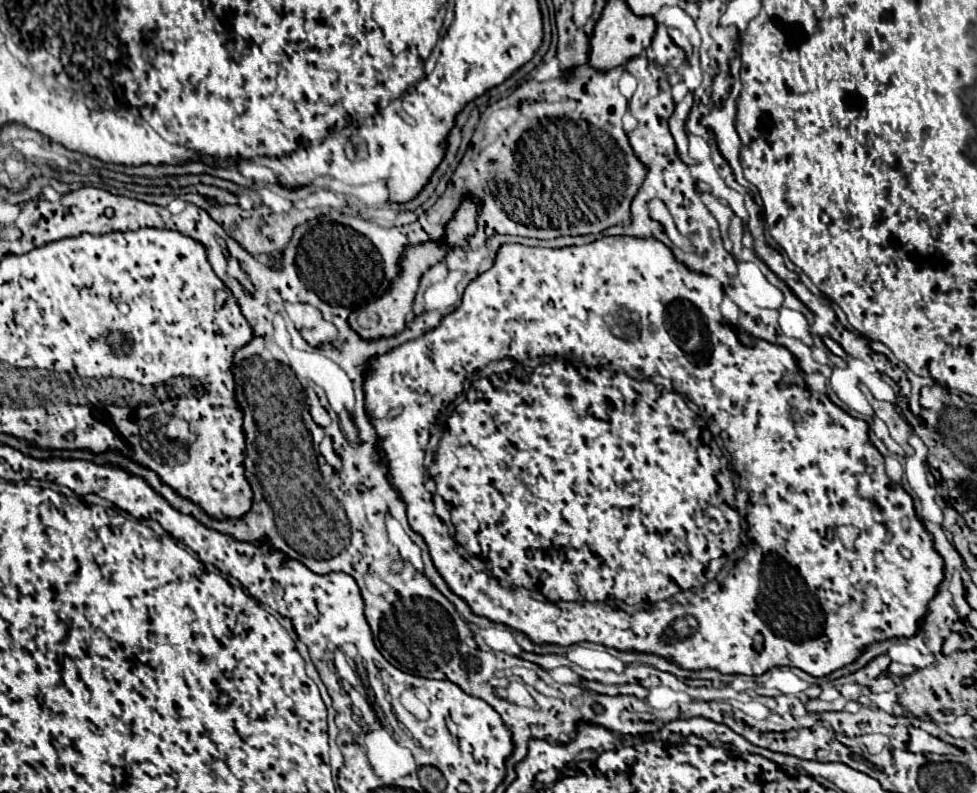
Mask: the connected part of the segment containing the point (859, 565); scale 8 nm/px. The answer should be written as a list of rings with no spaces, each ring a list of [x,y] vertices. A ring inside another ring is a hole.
[[[602,237],[602,239],[598,239],[598,241],[594,241],[594,243],[590,243],[590,245],[582,245],[582,247],[564,247],[564,249],[542,249],[542,247],[524,247],[524,245],[502,245],[502,247],[500,247],[500,251],[498,251],[498,255],[496,255],[496,261],[494,261],[494,265],[492,265],[492,269],[488,269],[488,271],[486,271],[486,273],[482,273],[482,275],[480,275],[480,277],[478,277],[478,279],[474,279],[474,281],[472,281],[472,283],[470,283],[470,285],[468,285],[468,287],[466,287],[466,291],[464,291],[464,297],[462,297],[462,305],[460,305],[460,307],[458,307],[458,309],[454,309],[454,311],[452,311],[452,313],[448,313],[448,315],[446,315],[446,317],[444,317],[444,319],[442,319],[442,323],[440,323],[440,325],[438,325],[438,327],[436,327],[436,329],[432,329],[432,331],[428,331],[428,333],[426,333],[426,335],[422,335],[422,337],[420,337],[420,339],[414,339],[414,341],[408,341],[408,343],[404,343],[404,345],[400,345],[400,347],[396,347],[396,349],[392,349],[392,351],[390,351],[390,353],[386,353],[386,355],[382,355],[382,357],[376,357],[376,359],[372,359],[372,363],[370,363],[370,365],[372,365],[372,371],[370,371],[370,373],[368,373],[368,375],[366,375],[366,383],[364,383],[364,393],[366,393],[366,411],[368,411],[368,415],[370,415],[370,419],[372,419],[372,423],[374,423],[374,427],[376,427],[376,431],[378,431],[378,435],[380,435],[380,441],[382,441],[382,443],[380,443],[380,449],[382,449],[382,451],[384,451],[384,453],[386,453],[386,459],[388,459],[388,463],[390,463],[390,477],[392,477],[392,483],[394,483],[394,487],[396,487],[396,489],[398,489],[398,491],[400,491],[400,495],[402,495],[402,499],[404,499],[404,501],[406,501],[406,507],[408,507],[408,521],[410,521],[410,527],[412,527],[412,529],[414,529],[414,531],[416,531],[416,533],[420,533],[420,535],[422,535],[422,537],[424,537],[424,541],[426,541],[426,543],[428,543],[428,549],[430,549],[430,555],[432,555],[432,561],[434,561],[434,565],[436,565],[436,569],[438,569],[438,573],[440,573],[440,575],[442,575],[442,577],[444,577],[444,581],[446,581],[446,583],[448,583],[448,587],[450,587],[450,589],[452,589],[452,591],[454,591],[454,593],[456,593],[456,595],[458,595],[458,597],[462,597],[462,599],[464,599],[464,601],[466,601],[466,603],[468,603],[468,605],[470,605],[470,609],[472,609],[472,611],[474,611],[474,613],[476,613],[476,615],[482,615],[482,617],[486,617],[486,619],[490,619],[490,621],[496,621],[496,623],[504,623],[504,625],[508,625],[508,627],[512,627],[512,629],[516,629],[516,631],[522,631],[522,633],[526,633],[526,635],[528,635],[528,637],[530,637],[530,639],[532,639],[532,641],[534,641],[534,643],[556,643],[556,645],[574,645],[574,643],[580,643],[580,641],[592,641],[592,643],[602,643],[602,645],[606,645],[606,647],[614,647],[614,649],[618,649],[618,651],[642,651],[642,653],[656,653],[656,655],[662,655],[662,657],[666,657],[666,659],[672,659],[672,661],[676,661],[676,663],[678,663],[678,665],[680,665],[680,667],[684,667],[684,669],[692,669],[692,671],[700,671],[700,669],[706,669],[706,667],[710,667],[710,669],[718,669],[718,671],[722,671],[722,673],[726,673],[726,675],[734,675],[734,673],[742,673],[742,675],[762,675],[762,673],[764,673],[764,671],[768,671],[768,669],[772,669],[772,667],[776,667],[776,665],[790,665],[790,667],[798,667],[798,669],[802,669],[802,671],[806,671],[806,673],[810,673],[810,675],[814,675],[814,677],[824,677],[824,675],[828,675],[828,673],[832,673],[832,671],[834,671],[834,669],[840,669],[840,667],[844,667],[844,665],[848,665],[848,663],[852,663],[852,661],[854,661],[854,659],[856,659],[856,657],[858,657],[858,655],[860,655],[860,651],[862,651],[862,649],[864,649],[864,647],[866,647],[866,645],[870,645],[870,643],[874,643],[874,641],[884,641],[884,639],[892,639],[892,637],[912,637],[912,635],[916,635],[916,633],[918,633],[918,621],[920,621],[920,619],[922,619],[922,617],[924,617],[924,615],[926,615],[926,611],[924,611],[924,607],[926,607],[926,605],[928,605],[928,599],[932,599],[932,595],[936,595],[936,587],[938,587],[938,583],[940,583],[940,579],[942,579],[942,569],[944,569],[944,561],[942,561],[942,559],[940,559],[940,555],[936,555],[936,551],[932,551],[932,537],[930,537],[930,535],[928,535],[928,531],[924,531],[924,525],[922,525],[922,523],[920,523],[920,521],[918,521],[918,517],[916,517],[916,513],[914,513],[914,505],[912,505],[912,497],[910,497],[910,495],[908,495],[908,493],[906,493],[906,491],[904,491],[904,489],[902,489],[902,485],[896,485],[896,483],[894,483],[894,481],[892,481],[892,479],[890,479],[890,477],[888,477],[888,475],[886,475],[886,471],[884,471],[884,457],[882,457],[882,455],[880,455],[880,453],[878,453],[878,449],[876,449],[876,447],[874,447],[874,445],[872,445],[872,443],[870,443],[870,441],[868,441],[868,425],[866,425],[866,421],[862,421],[862,419],[854,419],[854,417],[850,417],[850,415],[848,415],[848,413],[846,413],[846,411],[842,411],[842,409],[840,409],[840,407],[838,407],[838,405],[834,405],[834,403],[832,403],[832,401],[830,401],[830,399],[828,399],[828,395],[822,395],[822,393],[812,393],[812,391],[810,391],[810,389],[808,389],[808,387],[806,387],[806,385],[794,385],[794,381],[802,381],[802,379],[804,379],[804,373],[802,373],[802,371],[800,371],[800,367],[798,367],[798,365],[796,365],[796,361],[794,361],[794,357],[792,357],[792,353],[790,353],[790,351],[788,351],[788,349],[786,349],[786,347],[782,347],[782,345],[772,345],[772,343],[768,343],[768,341],[762,341],[762,339],[756,339],[756,337],[752,337],[752,335],[750,335],[750,333],[746,333],[746,331],[744,331],[744,329],[740,329],[740,327],[736,327],[736,325],[732,325],[732,323],[726,323],[726,321],[724,321],[724,317],[722,317],[722,313],[720,313],[720,303],[722,303],[722,299],[724,299],[724,293],[722,293],[722,287],[720,287],[720,281],[718,281],[718,279],[714,279],[714,277],[708,277],[708,275],[692,275],[692,271],[688,271],[688,269],[686,269],[686,267],[684,267],[684,265],[682,265],[682,263],[676,263],[676,259],[672,259],[672,251],[670,251],[670,249],[668,249],[668,247],[666,247],[666,245],[664,245],[664,243],[656,243],[656,239],[632,239],[632,237]],[[504,357],[508,357],[508,359],[512,359],[512,361],[516,361],[516,363],[518,363],[518,365],[524,365],[524,367],[526,367],[526,365],[530,365],[530,363],[532,363],[532,361],[536,361],[536,359],[544,359],[544,357],[558,357],[558,359],[566,359],[566,357],[574,357],[574,359],[578,359],[578,361],[580,361],[580,363],[576,363],[576,367],[564,367],[564,363],[556,363],[556,361],[552,361],[552,363],[548,363],[548,365],[538,365],[538,367],[536,367],[536,371],[524,371],[524,375],[514,375],[514,373],[516,373],[516,369],[514,369],[514,371],[512,371],[512,373],[508,373],[508,375],[492,375],[492,377],[490,377],[490,379],[478,379],[478,381],[474,381],[474,383],[472,383],[472,387],[470,387],[470,391],[468,391],[468,393],[466,393],[466,401],[462,401],[462,403],[460,403],[460,405],[458,405],[458,407],[456,407],[456,411],[454,411],[454,413],[452,413],[452,415],[450,415],[450,417],[448,417],[448,421],[446,421],[446,429],[444,429],[444,433],[442,433],[442,441],[440,441],[440,447],[438,447],[438,442],[439,442],[439,439],[440,439],[440,433],[437,433],[437,434],[433,434],[433,435],[432,435],[432,433],[434,433],[434,431],[436,431],[436,427],[438,427],[438,425],[440,425],[440,423],[442,423],[442,417],[444,417],[444,411],[446,411],[446,405],[448,405],[448,403],[450,403],[450,401],[454,401],[454,399],[456,399],[456,397],[458,397],[458,395],[460,395],[460,393],[462,393],[462,389],[464,389],[464,381],[466,381],[466,379],[468,379],[468,377],[470,377],[470,375],[474,375],[474,373],[478,373],[478,369],[482,369],[482,367],[484,367],[484,365],[488,365],[488,363],[492,363],[492,361],[498,361],[498,359],[504,359]],[[594,367],[614,367],[614,369],[618,369],[618,371],[624,371],[624,373],[626,373],[626,375],[612,375],[612,373],[606,373],[606,371],[604,371],[604,369],[594,369]],[[628,377],[642,377],[642,379],[653,379],[653,380],[652,380],[652,382],[653,382],[653,384],[654,384],[654,385],[652,385],[652,383],[648,383],[648,381],[634,381],[634,379],[628,379]],[[663,378],[664,378],[664,379],[668,379],[668,381],[666,381],[666,385],[663,385],[663,384],[661,384],[661,382],[658,382],[658,380],[663,380]],[[671,383],[672,383],[672,389],[674,389],[674,391],[676,391],[676,393],[682,393],[682,395],[684,395],[684,397],[686,397],[686,399],[690,399],[690,401],[692,401],[692,403],[691,403],[691,402],[689,402],[689,403],[688,403],[688,404],[687,404],[687,405],[688,405],[688,407],[689,407],[689,408],[690,408],[690,409],[691,409],[691,410],[692,410],[692,411],[693,411],[693,412],[694,412],[694,413],[695,413],[695,414],[696,414],[696,415],[694,415],[694,413],[692,413],[692,411],[690,411],[690,409],[688,409],[688,407],[686,407],[686,401],[684,401],[684,399],[680,399],[680,395],[676,395],[676,393],[668,393],[668,391],[669,391],[669,390],[670,390],[670,389],[671,389]],[[398,405],[400,405],[400,407],[404,407],[404,413],[402,413],[402,415],[398,415],[398,417],[396,417],[396,419],[386,419],[386,413],[388,413],[388,409],[392,409],[392,407],[398,407]],[[506,407],[508,407],[508,427],[502,427],[502,409],[506,409]],[[700,419],[701,419],[701,420],[702,420],[702,421],[703,421],[703,422],[704,422],[704,424],[705,424],[705,425],[706,425],[706,426],[710,426],[710,423],[709,423],[709,421],[712,421],[712,423],[714,423],[714,425],[718,425],[718,427],[722,427],[722,433],[720,433],[720,437],[722,437],[722,441],[724,441],[724,449],[726,449],[726,451],[728,451],[728,453],[730,453],[730,461],[732,461],[732,467],[734,467],[734,471],[736,471],[736,473],[738,473],[738,477],[740,477],[740,485],[738,485],[738,487],[740,487],[740,489],[744,489],[744,493],[743,493],[743,492],[742,492],[742,491],[738,491],[738,493],[737,493],[737,494],[736,494],[736,495],[735,495],[735,503],[736,503],[736,509],[737,509],[737,511],[738,511],[738,512],[739,512],[739,513],[740,513],[740,515],[741,515],[741,516],[743,516],[743,517],[745,517],[745,516],[746,516],[746,523],[748,523],[748,533],[746,533],[746,535],[748,535],[748,539],[750,539],[750,545],[748,545],[748,553],[744,553],[744,557],[742,557],[742,559],[738,559],[738,561],[736,561],[736,565],[734,565],[734,567],[732,567],[732,569],[730,569],[730,573],[728,573],[728,575],[726,575],[726,577],[724,577],[724,579],[722,579],[722,581],[720,581],[720,583],[712,583],[712,585],[708,585],[708,581],[710,581],[710,579],[714,579],[714,577],[716,577],[716,575],[718,575],[718,571],[720,571],[720,559],[726,559],[726,555],[728,555],[728,553],[732,553],[732,551],[734,551],[734,547],[736,547],[736,539],[740,539],[740,531],[742,531],[742,521],[740,521],[740,519],[738,519],[738,517],[736,517],[736,509],[734,509],[734,499],[732,499],[732,495],[734,495],[734,491],[736,491],[736,487],[734,487],[734,485],[732,485],[732,473],[730,473],[730,471],[732,471],[732,469],[730,469],[730,463],[728,463],[728,459],[724,459],[724,457],[722,457],[722,455],[720,455],[720,451],[718,451],[718,445],[716,445],[716,443],[714,443],[714,437],[712,437],[712,435],[710,435],[710,431],[708,431],[708,429],[706,429],[706,427],[704,427],[704,425],[702,425],[702,421],[700,421]],[[437,447],[438,447],[438,451],[436,451],[436,457],[434,457],[434,461],[436,461],[436,463],[434,463],[434,467],[430,467],[430,469],[426,469],[426,467],[424,467],[424,465],[425,465],[425,466],[429,466],[429,465],[431,465],[431,464],[432,464],[432,458],[433,458],[433,453],[434,453],[434,452],[435,452],[435,450],[436,450],[436,449],[437,449]],[[435,489],[436,489],[436,493],[438,493],[438,495],[442,495],[442,497],[444,497],[444,499],[446,499],[446,501],[448,501],[448,503],[450,503],[450,511],[452,511],[452,523],[454,523],[454,526],[453,526],[453,525],[452,525],[452,523],[451,523],[451,514],[450,514],[450,511],[449,511],[449,510],[448,510],[448,508],[447,508],[447,504],[446,504],[446,502],[445,502],[445,501],[444,501],[444,499],[443,499],[443,498],[442,498],[442,497],[439,497],[439,496],[438,496],[438,495],[435,495]],[[844,523],[846,523],[846,525],[848,525],[848,523],[850,523],[850,525],[854,525],[854,527],[858,527],[858,531],[860,531],[860,535],[858,535],[858,539],[856,539],[856,541],[854,541],[854,549],[856,549],[856,553],[858,553],[858,555],[862,555],[862,557],[858,557],[858,555],[856,555],[856,553],[854,553],[854,549],[852,549],[852,551],[848,551],[848,549],[844,549],[844,545],[842,545],[842,543],[840,543],[840,539],[838,539],[838,535],[836,535],[836,529],[838,529],[838,525],[844,525]],[[487,567],[488,567],[488,571],[490,571],[490,573],[492,573],[492,575],[494,575],[494,577],[496,577],[496,579],[498,579],[498,581],[502,581],[502,583],[508,583],[508,585],[512,585],[512,587],[520,587],[520,589],[528,589],[528,591],[532,591],[532,592],[531,592],[531,594],[532,594],[532,596],[533,596],[533,597],[534,597],[534,598],[535,598],[535,599],[532,599],[532,597],[528,597],[528,593],[522,593],[522,591],[520,591],[520,589],[512,589],[512,587],[502,587],[502,585],[500,585],[500,583],[498,583],[498,581],[496,581],[496,579],[492,579],[492,575],[488,575],[488,573],[486,573],[486,571],[487,571]]]

